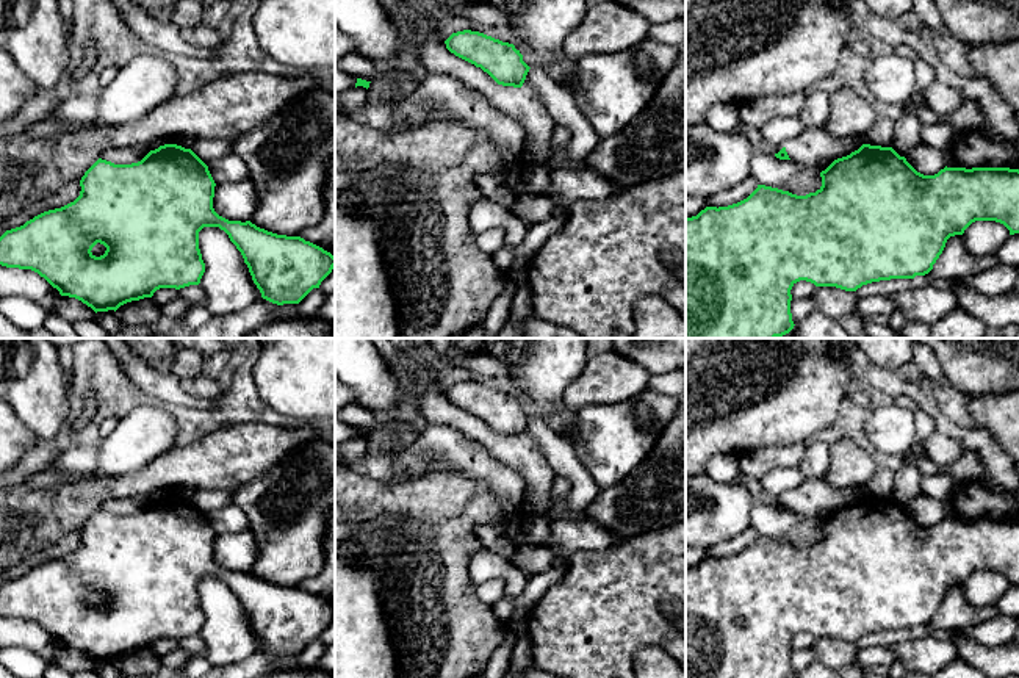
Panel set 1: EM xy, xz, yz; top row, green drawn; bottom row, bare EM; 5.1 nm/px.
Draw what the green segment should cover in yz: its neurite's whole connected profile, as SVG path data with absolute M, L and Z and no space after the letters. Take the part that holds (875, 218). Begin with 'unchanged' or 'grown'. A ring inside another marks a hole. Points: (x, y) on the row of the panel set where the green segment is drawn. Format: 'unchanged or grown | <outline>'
unchanged | M862 144L847 157L834 160L820 172L822 186L816 193L797 196L778 188L758 185L744 200L728 207L706 207L697 216L686 218L686 338L776 338L794 329L790 301L792 287L806 280L816 287L836 287L845 291L856 291L862 285L891 280L914 279L925 276L942 254L950 236L963 235L975 221L996 221L1003 224L1010 235L1019 233L1019 169L1010 168L944 168L934 175L917 172L905 157L892 147Z

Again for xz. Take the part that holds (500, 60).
unchanged | M479 31L452 33L445 44L451 53L481 67L502 86L521 88L531 69L513 44Z

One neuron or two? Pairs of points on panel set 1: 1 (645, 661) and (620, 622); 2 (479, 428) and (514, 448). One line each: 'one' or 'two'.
1: two
2: one

